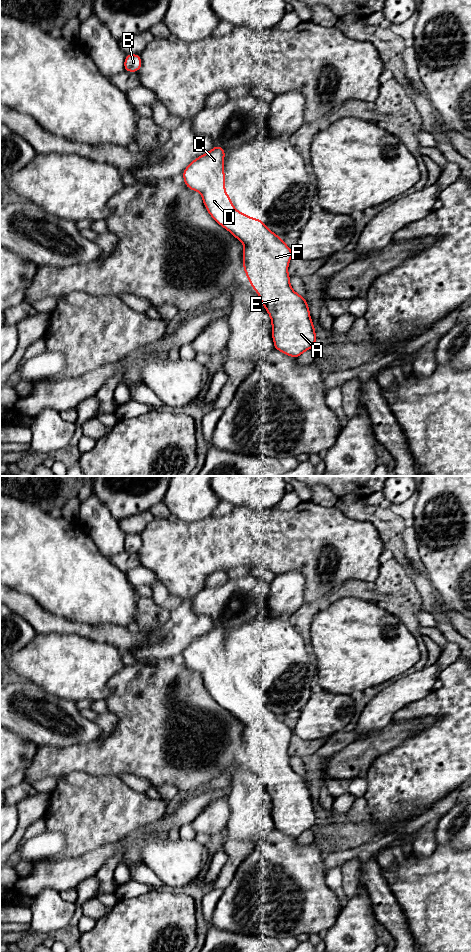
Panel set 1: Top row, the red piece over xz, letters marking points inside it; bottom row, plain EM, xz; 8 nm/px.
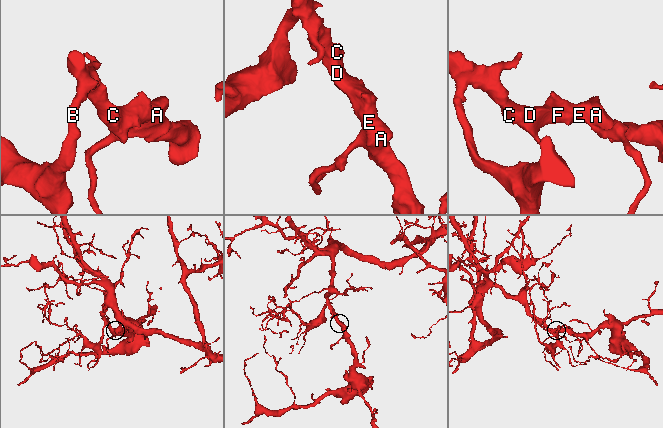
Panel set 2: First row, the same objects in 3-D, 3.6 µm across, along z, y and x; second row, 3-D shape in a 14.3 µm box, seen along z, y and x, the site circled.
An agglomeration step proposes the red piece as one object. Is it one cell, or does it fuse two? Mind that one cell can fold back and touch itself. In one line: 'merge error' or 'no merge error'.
no merge error

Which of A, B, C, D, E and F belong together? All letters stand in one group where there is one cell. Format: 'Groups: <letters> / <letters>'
Groups: A B C D E F

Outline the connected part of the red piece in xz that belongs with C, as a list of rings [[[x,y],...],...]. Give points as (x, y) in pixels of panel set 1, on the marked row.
[[[218,145],[198,156],[182,172],[184,184],[190,190],[199,192],[210,216],[243,243],[242,270],[246,272],[249,284],[258,293],[271,318],[274,349],[297,359],[302,353],[316,346],[316,332],[306,298],[297,294],[290,285],[288,265],[294,252],[281,237],[268,229],[262,220],[240,213],[234,207],[225,192],[224,157],[225,149]]]

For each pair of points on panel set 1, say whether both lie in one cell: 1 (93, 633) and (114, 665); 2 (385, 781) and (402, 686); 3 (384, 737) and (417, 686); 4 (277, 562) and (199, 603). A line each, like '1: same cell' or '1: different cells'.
1: different cells
2: different cells
3: different cells
4: different cells

